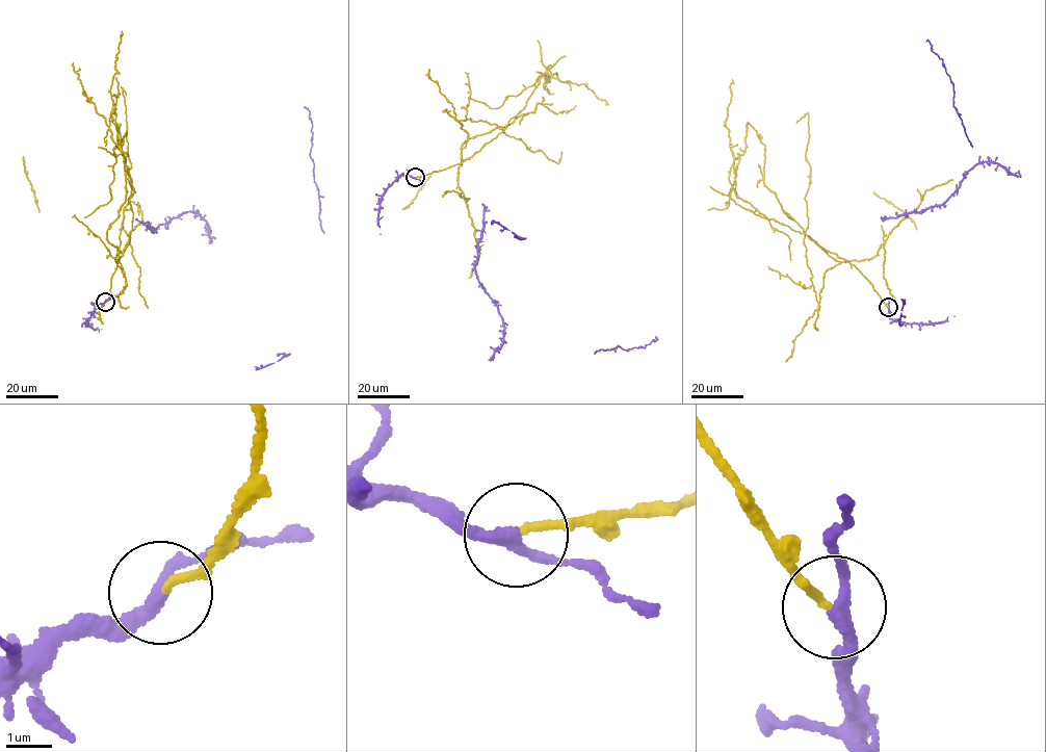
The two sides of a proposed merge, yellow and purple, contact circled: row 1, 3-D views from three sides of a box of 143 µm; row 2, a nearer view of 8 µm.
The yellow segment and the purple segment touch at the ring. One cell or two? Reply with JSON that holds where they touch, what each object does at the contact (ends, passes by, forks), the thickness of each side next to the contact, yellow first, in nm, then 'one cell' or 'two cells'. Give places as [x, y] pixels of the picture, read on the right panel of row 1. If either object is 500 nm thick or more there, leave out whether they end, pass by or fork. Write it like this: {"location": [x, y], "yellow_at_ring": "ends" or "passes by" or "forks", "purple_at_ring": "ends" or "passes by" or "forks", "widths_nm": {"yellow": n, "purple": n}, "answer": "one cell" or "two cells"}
{"location": [888, 307], "yellow_at_ring": "ends", "purple_at_ring": "passes by", "widths_nm": {"yellow": 140, "purple": 280}, "answer": "two cells"}

